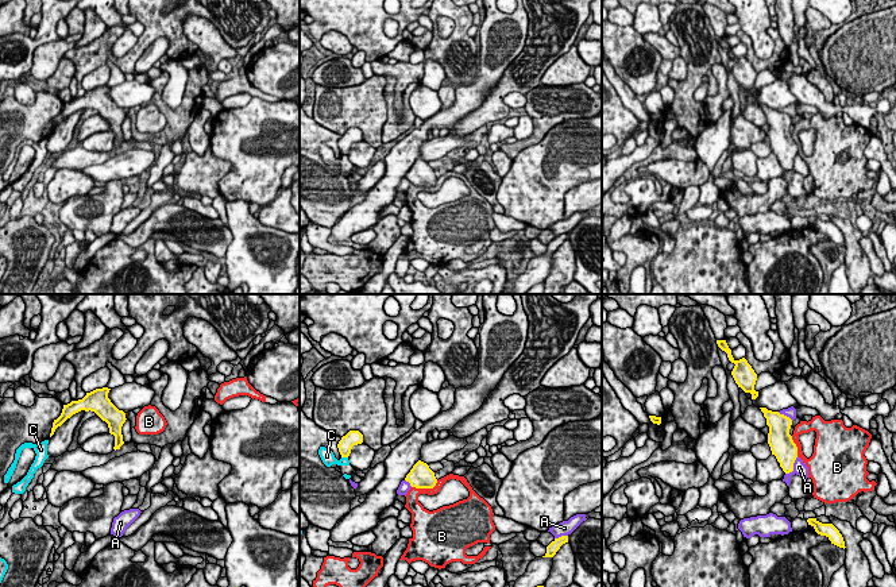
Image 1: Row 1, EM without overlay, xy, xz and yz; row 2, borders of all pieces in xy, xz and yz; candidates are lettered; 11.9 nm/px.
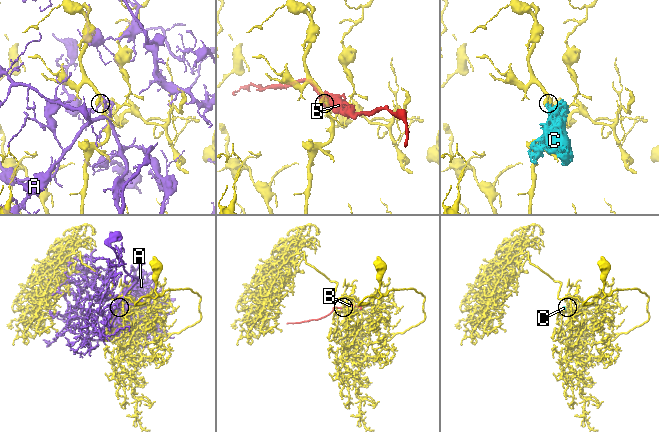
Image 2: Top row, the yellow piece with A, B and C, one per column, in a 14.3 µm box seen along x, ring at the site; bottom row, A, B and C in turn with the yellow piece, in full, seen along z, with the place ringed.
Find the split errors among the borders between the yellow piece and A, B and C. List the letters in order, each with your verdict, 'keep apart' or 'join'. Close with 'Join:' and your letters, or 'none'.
A: keep apart
B: keep apart
C: keep apart
Join: none

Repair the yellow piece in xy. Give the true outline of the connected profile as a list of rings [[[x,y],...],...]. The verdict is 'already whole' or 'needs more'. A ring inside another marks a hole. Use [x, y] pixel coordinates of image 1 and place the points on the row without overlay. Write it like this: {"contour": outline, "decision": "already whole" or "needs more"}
{"contour": [[[108,85],[96,86],[90,90],[86,90],[82,97],[72,99],[70,101],[63,103],[61,113],[53,120],[50,135],[54,132],[55,127],[61,124],[73,112],[81,108],[90,108],[108,121],[109,131],[115,134],[113,147],[120,147],[120,144],[124,142],[121,124],[127,116],[125,111],[123,108],[119,108],[108,96],[109,88],[111,86]]], "decision": "already whole"}

